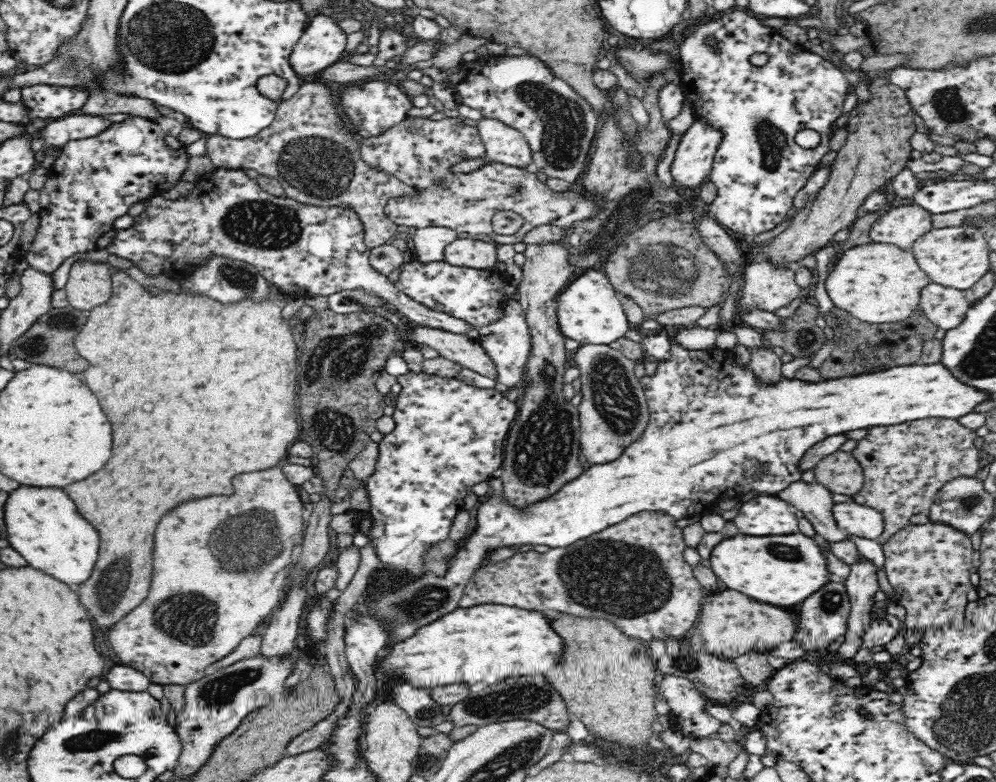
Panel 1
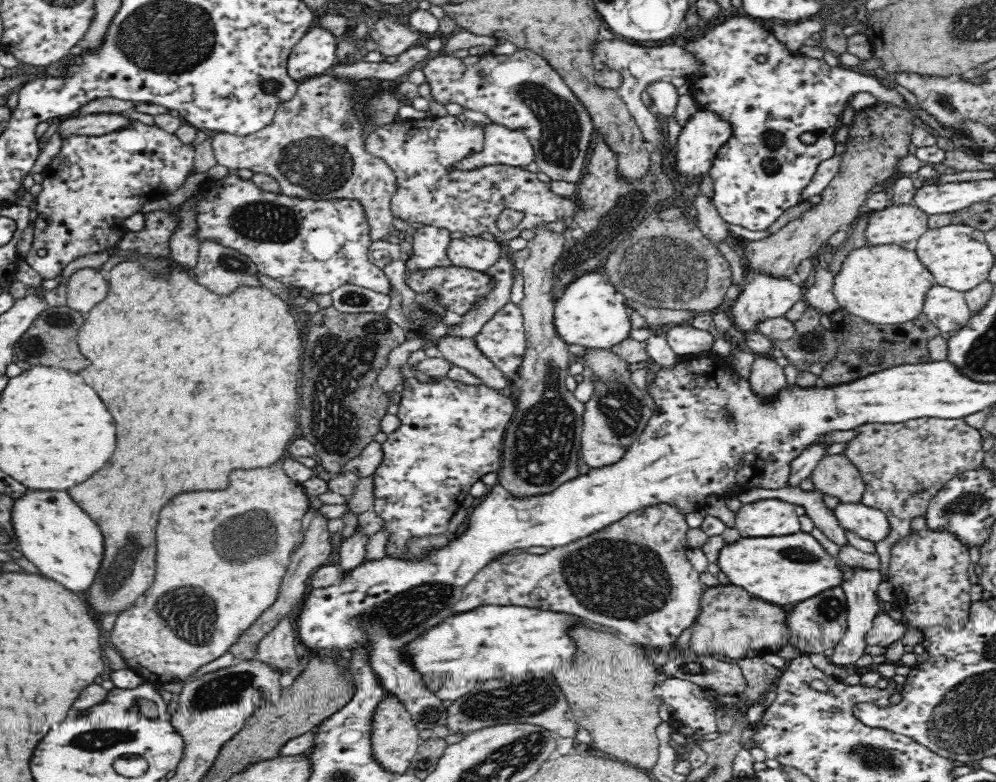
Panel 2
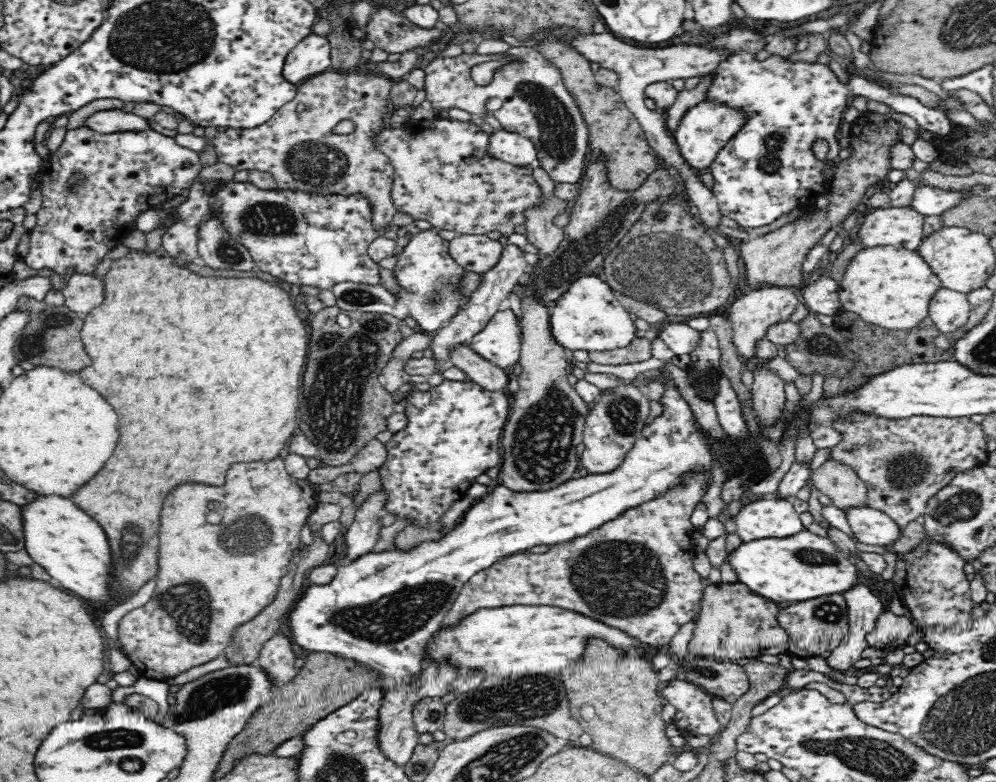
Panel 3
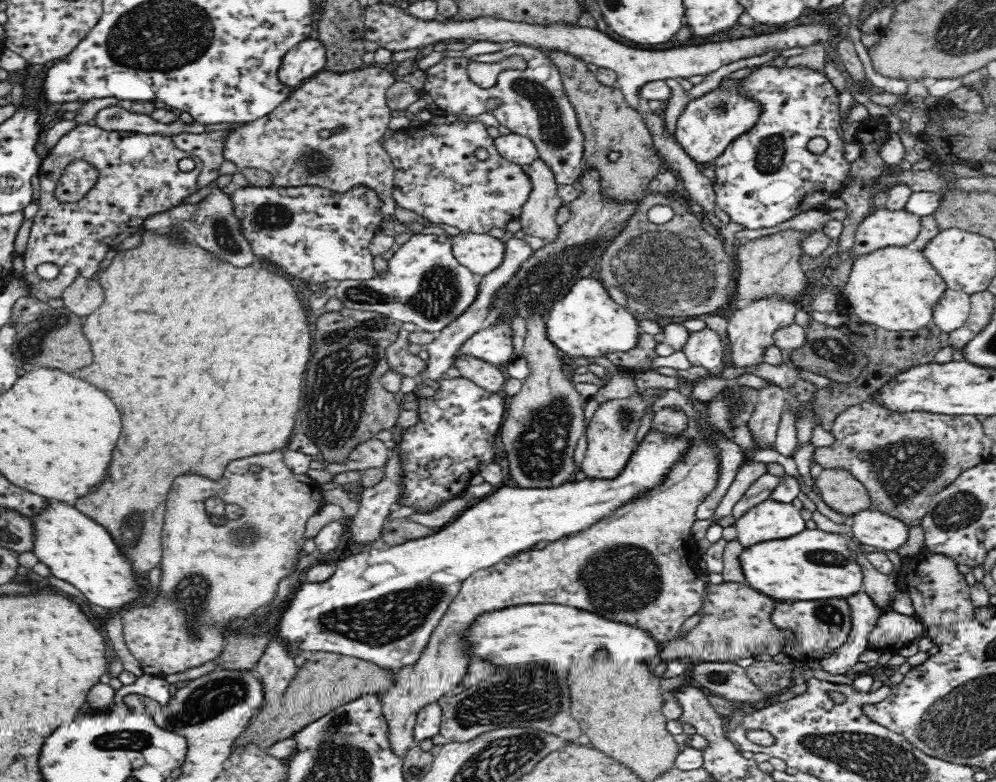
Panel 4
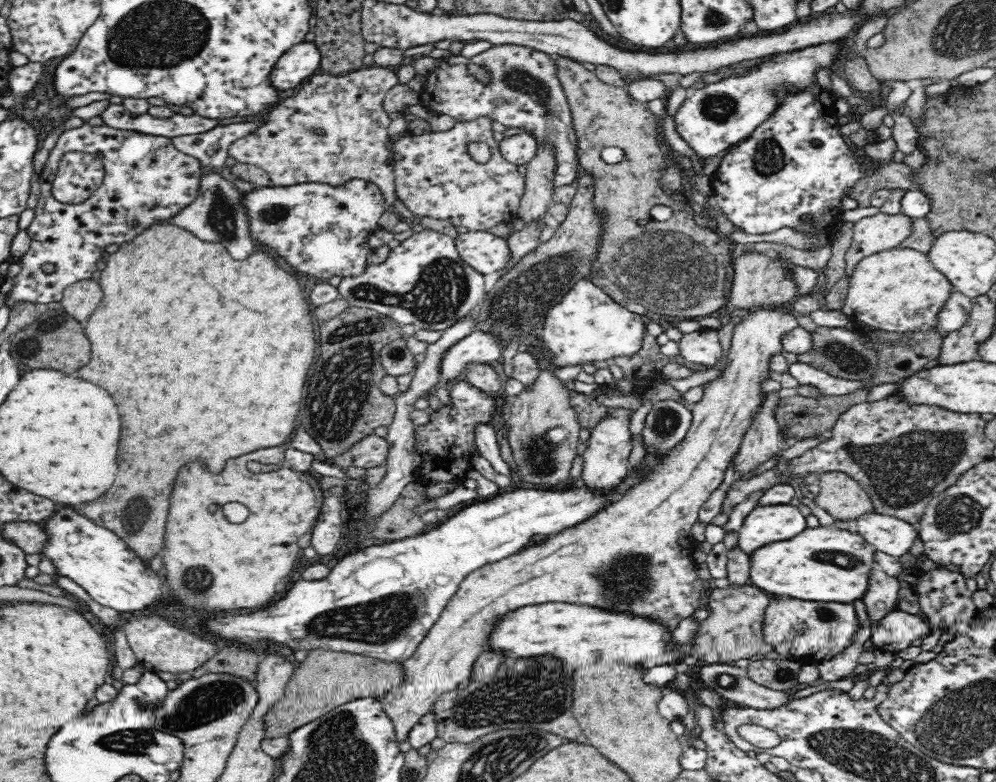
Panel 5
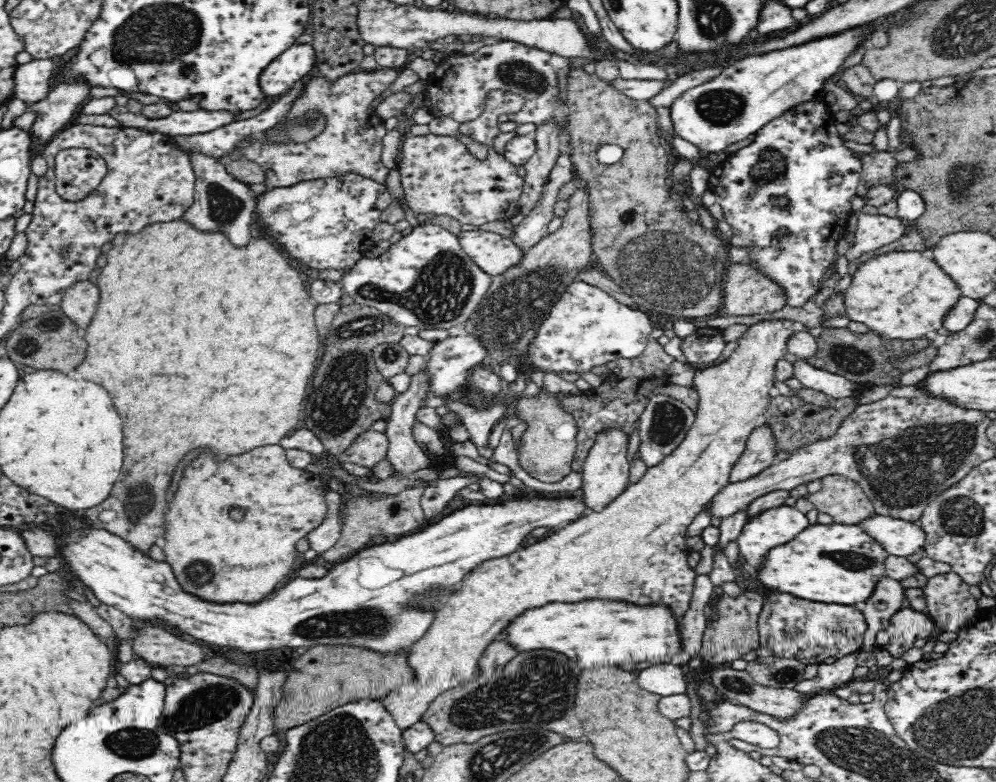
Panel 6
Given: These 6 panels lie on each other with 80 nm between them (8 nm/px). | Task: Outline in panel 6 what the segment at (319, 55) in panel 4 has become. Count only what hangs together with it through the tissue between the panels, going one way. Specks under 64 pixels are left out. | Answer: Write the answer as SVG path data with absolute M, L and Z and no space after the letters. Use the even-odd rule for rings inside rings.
M294 44L262 72L262 91L276 98L286 94L316 68L316 51L311 44Z

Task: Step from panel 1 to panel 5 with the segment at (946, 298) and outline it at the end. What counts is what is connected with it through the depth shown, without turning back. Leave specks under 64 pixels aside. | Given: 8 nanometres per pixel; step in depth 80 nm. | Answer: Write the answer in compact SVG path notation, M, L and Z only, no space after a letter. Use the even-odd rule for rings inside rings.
M953 289L945 304L938 312L937 327L948 333L962 329L972 310L971 298Z

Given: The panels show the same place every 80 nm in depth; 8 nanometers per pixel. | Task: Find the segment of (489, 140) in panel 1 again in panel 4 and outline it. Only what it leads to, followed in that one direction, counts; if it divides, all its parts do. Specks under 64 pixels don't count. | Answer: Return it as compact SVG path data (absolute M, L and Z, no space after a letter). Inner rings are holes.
M511 132L493 139L496 151L500 153L502 158L511 163L518 165L530 164L538 159L537 146L528 137Z

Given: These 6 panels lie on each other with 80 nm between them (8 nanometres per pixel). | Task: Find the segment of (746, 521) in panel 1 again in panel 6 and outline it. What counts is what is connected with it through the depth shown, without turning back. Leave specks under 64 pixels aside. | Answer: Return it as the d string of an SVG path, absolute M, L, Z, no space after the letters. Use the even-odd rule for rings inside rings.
M784 504L768 508L748 518L737 539L740 554L758 569L771 549L791 542L808 526L808 518L795 506Z

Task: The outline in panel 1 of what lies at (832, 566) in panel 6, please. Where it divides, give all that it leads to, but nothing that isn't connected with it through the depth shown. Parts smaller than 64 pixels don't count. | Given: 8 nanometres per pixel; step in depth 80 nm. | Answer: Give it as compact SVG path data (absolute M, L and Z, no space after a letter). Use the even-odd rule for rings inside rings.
M739 533L717 543L708 560L717 582L724 583L728 590L736 590L756 598L757 602L780 608L800 604L830 580L821 548L814 538L800 533L768 537Z

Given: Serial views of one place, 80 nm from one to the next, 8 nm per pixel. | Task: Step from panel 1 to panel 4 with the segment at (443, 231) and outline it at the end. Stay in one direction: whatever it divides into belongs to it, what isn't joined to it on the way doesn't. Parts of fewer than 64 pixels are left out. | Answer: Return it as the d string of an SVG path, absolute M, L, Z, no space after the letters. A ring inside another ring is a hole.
M411 233L410 239L395 252L388 261L388 270L383 277L376 275L370 280L345 280L335 286L333 293L342 301L344 310L374 311L384 314L399 325L403 323L415 324L417 330L439 332L450 325L476 298L478 294L478 278L470 269L462 266L452 252L452 243L448 237L436 234Z

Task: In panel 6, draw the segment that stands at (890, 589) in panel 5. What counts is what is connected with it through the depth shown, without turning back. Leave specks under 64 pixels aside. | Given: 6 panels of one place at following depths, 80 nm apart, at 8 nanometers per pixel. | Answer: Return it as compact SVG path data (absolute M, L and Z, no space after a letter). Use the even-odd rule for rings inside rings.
M885 575L876 583L872 595L865 602L856 602L854 605L857 610L862 611L867 624L860 650L868 652L878 648L876 634L888 628L890 616L906 605L904 589L900 581Z

